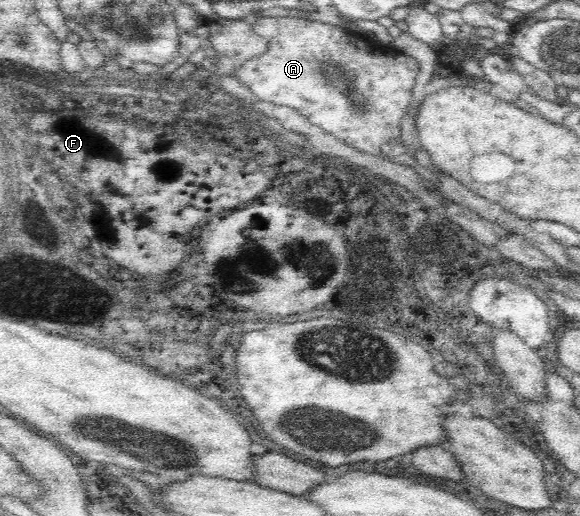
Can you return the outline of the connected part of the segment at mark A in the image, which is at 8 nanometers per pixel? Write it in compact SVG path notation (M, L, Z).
M262 17L257 20L253 19L252 27L257 35L267 39L267 50L261 52L261 54L257 54L257 56L253 56L251 59L247 59L242 66L233 70L231 76L243 86L246 86L251 91L251 94L257 97L257 101L284 106L289 108L290 112L299 112L299 114L303 114L305 118L309 118L309 122L311 122L313 126L319 126L319 128L325 130L327 134L332 134L335 138L341 140L341 142L345 142L347 146L357 148L357 150L361 150L361 152L365 152L365 154L371 154L371 156L378 156L379 159L391 160L393 162L397 161L397 159L391 158L383 153L381 147L387 144L387 142L391 142L391 140L399 139L401 136L401 120L403 120L412 102L415 79L417 79L419 72L418 63L412 56L395 50L390 44L383 45L378 37L365 38L353 31L322 22L312 21L303 17Z

